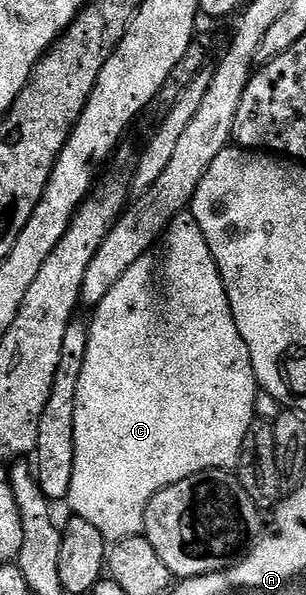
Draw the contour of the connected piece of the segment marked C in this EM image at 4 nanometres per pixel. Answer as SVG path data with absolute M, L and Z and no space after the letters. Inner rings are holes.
M191 213L178 214L167 227L153 256L137 260L113 288L109 288L109 296L94 307L95 319L89 322L89 348L85 352L85 360L81 368L81 376L77 384L77 412L75 413L75 459L73 460L73 484L69 488L65 502L71 505L71 514L81 520L89 520L101 536L112 543L122 538L138 538L143 534L145 512L149 508L149 500L158 490L177 484L194 474L206 470L231 470L238 467L241 456L241 444L245 444L245 432L258 419L273 422L282 413L283 407L275 397L259 389L259 381L253 372L253 360L249 360L249 348L245 348L245 340L241 340L241 332L237 332L237 324L231 315L231 305L227 299L227 289L219 275L217 264L209 252L209 244L205 244L205 236Z

